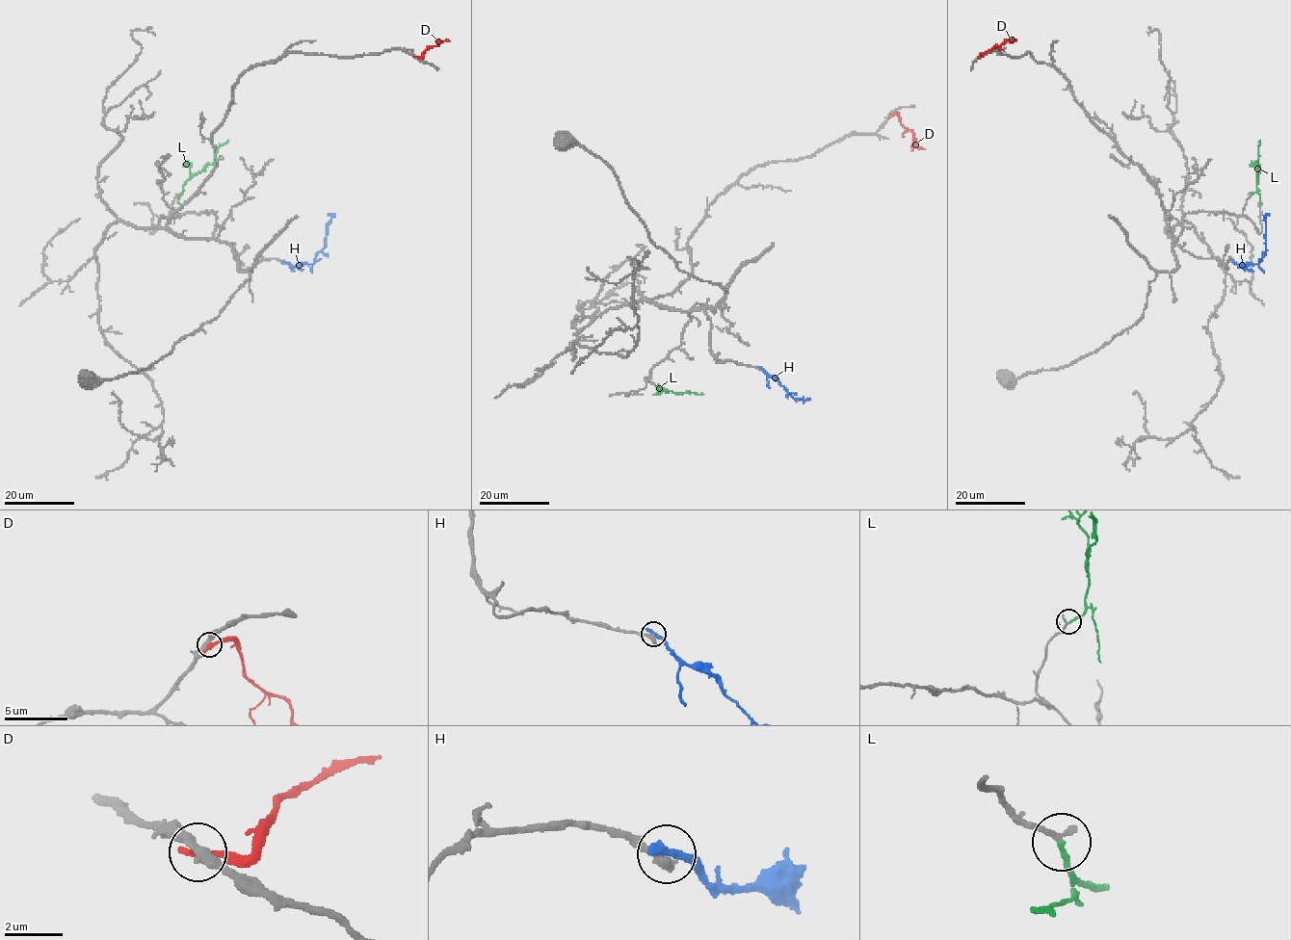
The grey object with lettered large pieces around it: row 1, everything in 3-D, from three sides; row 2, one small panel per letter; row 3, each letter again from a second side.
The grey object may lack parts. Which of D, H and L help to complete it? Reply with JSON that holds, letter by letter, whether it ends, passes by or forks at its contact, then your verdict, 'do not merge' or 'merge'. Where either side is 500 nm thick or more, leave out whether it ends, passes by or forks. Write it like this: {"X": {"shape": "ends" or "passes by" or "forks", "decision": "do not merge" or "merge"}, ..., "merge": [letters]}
{"D": {"shape": "ends", "decision": "do not merge"}, "H": {"shape": "ends", "decision": "do not merge"}, "L": {"shape": "ends", "decision": "merge"}, "merge": ["L"]}

